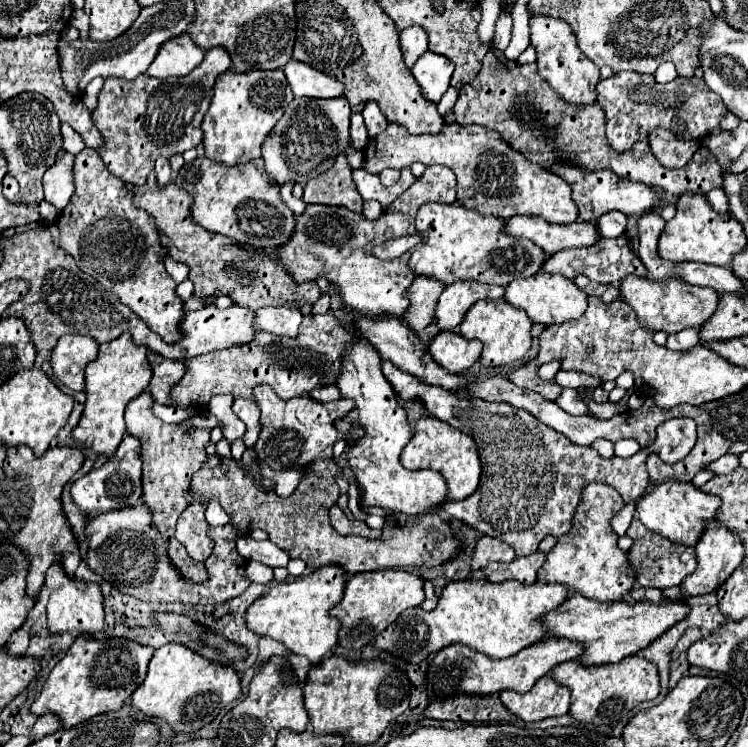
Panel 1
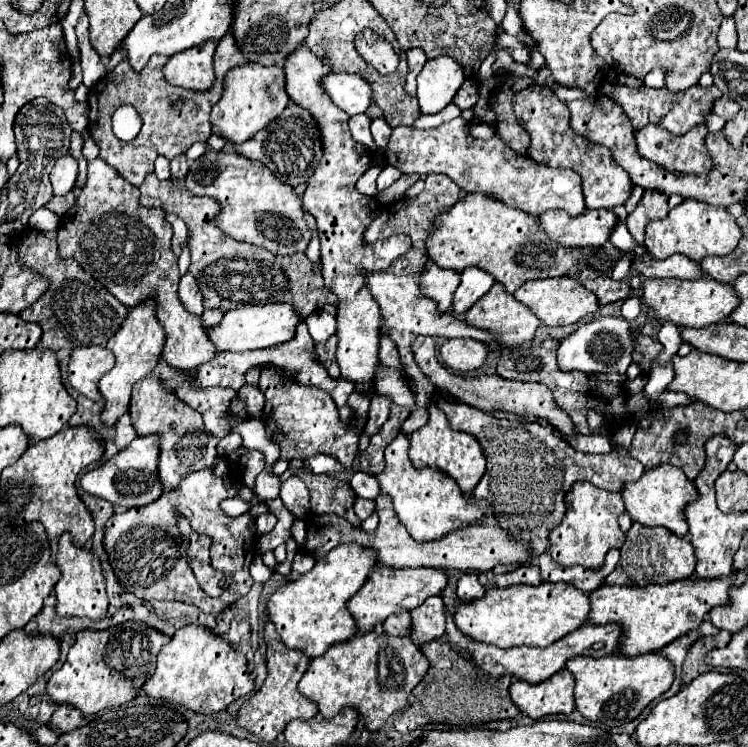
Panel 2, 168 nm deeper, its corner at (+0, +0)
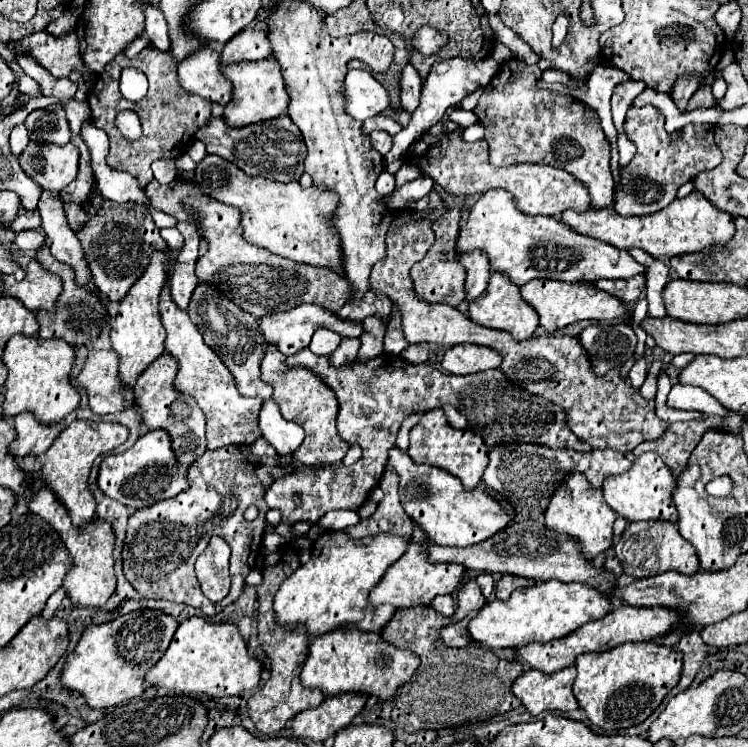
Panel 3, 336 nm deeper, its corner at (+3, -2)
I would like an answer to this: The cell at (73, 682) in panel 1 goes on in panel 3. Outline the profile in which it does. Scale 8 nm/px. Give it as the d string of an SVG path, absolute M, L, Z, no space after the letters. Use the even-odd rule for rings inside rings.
M148 608L130 612L130 614L120 616L112 622L106 622L106 624L88 626L84 630L76 650L66 656L66 664L64 664L62 676L60 676L62 686L72 692L82 694L90 708L110 708L110 706L116 706L120 702L126 702L126 700L140 696L144 692L142 684L144 684L146 672L164 656L176 628L178 628L178 622L174 616L164 614L160 610L148 610Z

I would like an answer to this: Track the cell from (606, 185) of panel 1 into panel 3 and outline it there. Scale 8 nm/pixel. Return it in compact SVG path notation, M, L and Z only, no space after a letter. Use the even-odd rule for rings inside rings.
M510 58L492 78L480 102L474 110L478 122L486 128L486 142L490 148L492 166L514 166L514 164L560 164L566 172L578 178L588 192L592 194L594 208L608 208L614 200L614 180L610 172L610 146L600 128L600 118L594 110L590 110L584 102L574 96L558 96L548 90L540 90L536 82L542 78L542 70L538 66L528 66L520 58Z

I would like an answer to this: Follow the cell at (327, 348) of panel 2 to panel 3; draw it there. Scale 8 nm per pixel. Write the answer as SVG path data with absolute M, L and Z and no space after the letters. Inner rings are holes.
M342 338L340 346L336 348L336 352L330 356L330 362L334 366L342 366L348 364L352 360L356 360L356 354L360 350L360 340L358 338Z

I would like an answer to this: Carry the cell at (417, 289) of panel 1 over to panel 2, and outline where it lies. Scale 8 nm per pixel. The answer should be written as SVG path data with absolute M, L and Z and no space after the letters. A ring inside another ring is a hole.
M429 262L427 268L421 274L421 292L423 296L437 302L437 308L441 312L447 312L453 300L453 292L459 286L459 274L447 272L443 268L437 268L437 264Z

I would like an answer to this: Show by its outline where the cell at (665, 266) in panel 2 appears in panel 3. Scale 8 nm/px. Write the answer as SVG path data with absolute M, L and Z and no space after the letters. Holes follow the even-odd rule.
M488 190L482 194L462 224L456 250L484 250L490 256L490 268L504 272L514 284L522 286L534 278L550 278L564 282L598 282L600 278L632 278L644 272L628 250L610 246L608 242L588 238L560 222L558 218L520 214L512 194L506 190Z

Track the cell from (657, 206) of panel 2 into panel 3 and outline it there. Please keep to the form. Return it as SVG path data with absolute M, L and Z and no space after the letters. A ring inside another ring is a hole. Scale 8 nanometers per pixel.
M630 106L624 120L624 134L636 146L636 154L628 166L620 168L620 184L614 194L614 210L622 216L644 216L666 208L682 184L694 180L696 174L712 170L722 162L722 152L714 142L712 124L686 124L674 140L664 130L664 114L654 106Z

